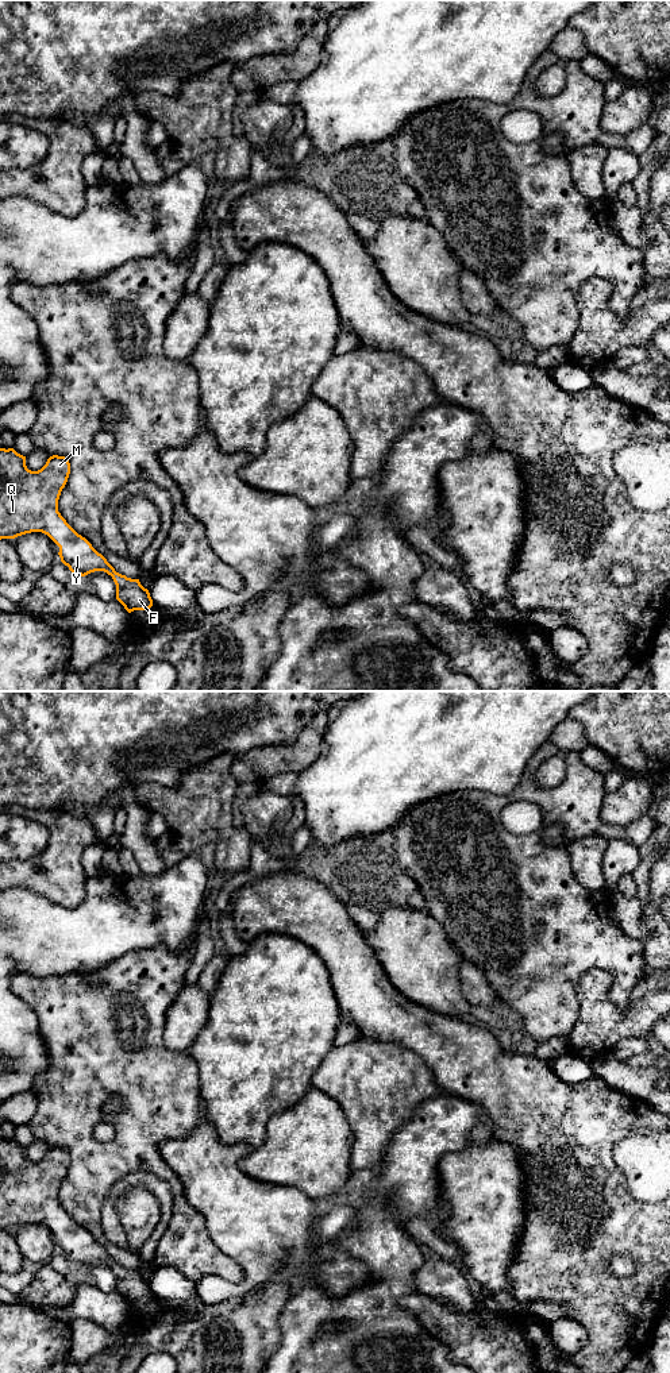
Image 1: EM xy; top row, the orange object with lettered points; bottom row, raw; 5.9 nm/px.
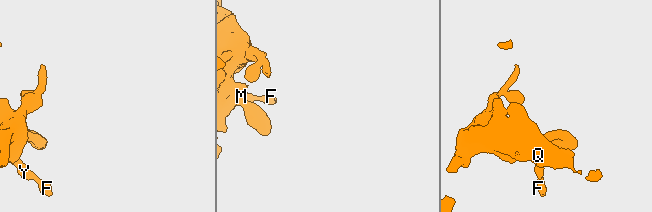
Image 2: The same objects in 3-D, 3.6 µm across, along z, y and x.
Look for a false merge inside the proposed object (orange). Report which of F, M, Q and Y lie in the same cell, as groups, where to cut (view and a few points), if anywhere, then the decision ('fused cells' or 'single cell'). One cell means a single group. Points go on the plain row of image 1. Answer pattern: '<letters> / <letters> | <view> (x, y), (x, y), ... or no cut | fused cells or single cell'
F M Q Y | no cut | single cell

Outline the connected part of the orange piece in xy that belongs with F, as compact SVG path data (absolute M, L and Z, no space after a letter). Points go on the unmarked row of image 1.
M0 1139L0 1231L42 1223L59 1238L61 1253L74 1266L104 1262L112 1268L116 1291L128 1304L150 1300L153 1291L139 1270L116 1264L58 1203L69 1165L70 1154L65 1148L53 1146L41 1161L31 1162L26 1148L14 1139Z

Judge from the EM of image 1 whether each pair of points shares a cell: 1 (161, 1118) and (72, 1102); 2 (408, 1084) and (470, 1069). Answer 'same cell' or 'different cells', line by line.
1: same cell
2: different cells

